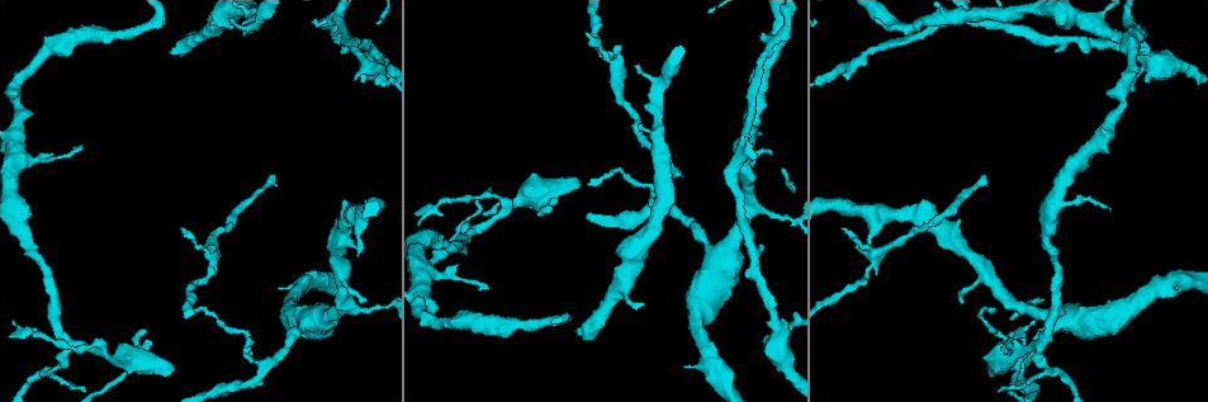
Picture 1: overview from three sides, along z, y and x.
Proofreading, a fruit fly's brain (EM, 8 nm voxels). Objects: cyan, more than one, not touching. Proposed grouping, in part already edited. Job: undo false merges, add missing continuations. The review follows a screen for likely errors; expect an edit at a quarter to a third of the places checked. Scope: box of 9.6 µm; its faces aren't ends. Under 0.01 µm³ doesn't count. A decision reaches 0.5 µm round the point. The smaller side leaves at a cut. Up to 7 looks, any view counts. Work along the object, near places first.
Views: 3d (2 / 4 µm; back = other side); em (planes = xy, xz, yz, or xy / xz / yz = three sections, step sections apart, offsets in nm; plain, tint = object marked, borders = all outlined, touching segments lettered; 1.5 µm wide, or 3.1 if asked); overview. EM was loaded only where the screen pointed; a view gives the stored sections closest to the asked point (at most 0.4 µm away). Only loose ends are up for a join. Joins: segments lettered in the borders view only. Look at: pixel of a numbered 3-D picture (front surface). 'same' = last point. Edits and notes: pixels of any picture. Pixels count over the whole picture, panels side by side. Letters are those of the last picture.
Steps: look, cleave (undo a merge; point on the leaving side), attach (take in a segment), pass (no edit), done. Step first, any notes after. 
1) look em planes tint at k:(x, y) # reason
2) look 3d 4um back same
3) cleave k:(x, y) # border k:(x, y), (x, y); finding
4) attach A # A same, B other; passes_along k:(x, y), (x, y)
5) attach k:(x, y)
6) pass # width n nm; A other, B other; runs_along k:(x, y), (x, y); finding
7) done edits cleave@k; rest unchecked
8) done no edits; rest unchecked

look 3d 2um at 1:(275, 186) # branch stops here

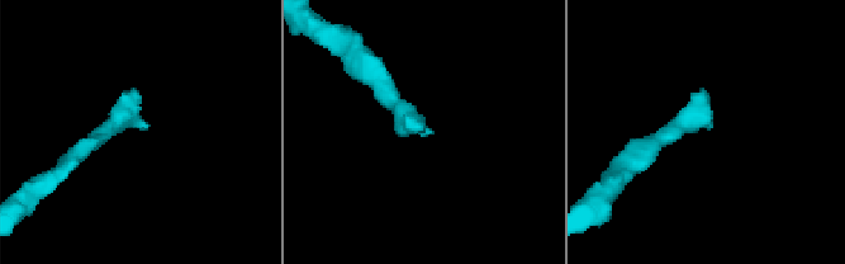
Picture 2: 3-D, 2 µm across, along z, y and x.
look em xy step 4 tint at 2:(433, 132)

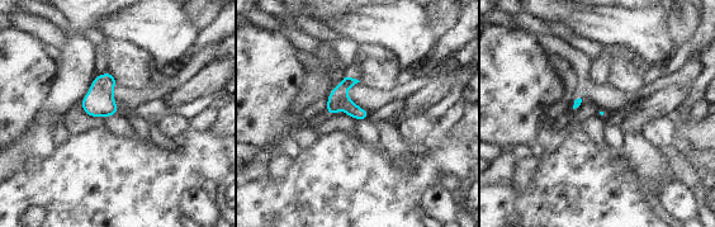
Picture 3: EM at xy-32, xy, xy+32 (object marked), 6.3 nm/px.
look em planes borders same # cut it another way

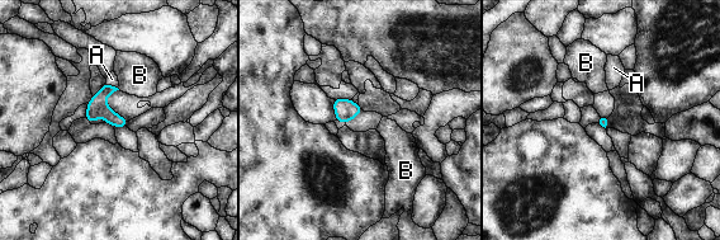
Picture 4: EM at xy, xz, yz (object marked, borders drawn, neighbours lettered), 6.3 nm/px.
attach A # A same, B other; passes_along 4:(96, 107), (112, 85), (112, 79); the neuron continues

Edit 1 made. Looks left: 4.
look 3d 4um back at 1:(540, 204) # two arms in line, one across

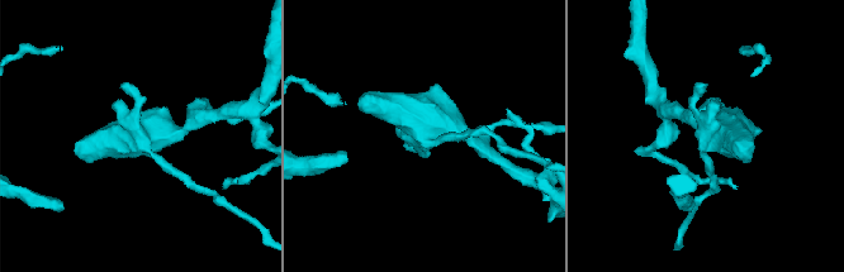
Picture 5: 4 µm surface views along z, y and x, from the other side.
look em planes borders at 5:(707, 142) # need the tissue

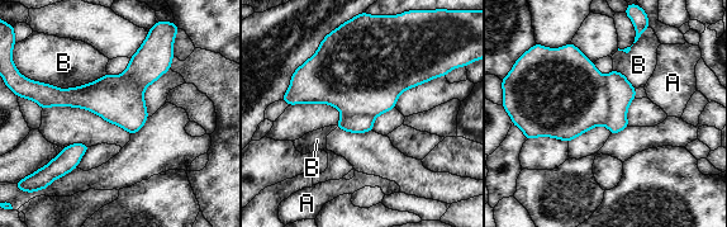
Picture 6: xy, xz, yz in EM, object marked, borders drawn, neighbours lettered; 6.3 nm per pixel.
cleave 6:(621, 93) # A other, B other; border 6:(604, 76), (609, 103), (607, 124); a second neuron is stuck on

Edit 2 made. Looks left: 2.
done edits attach@4, cleave@6; rest unchecked

